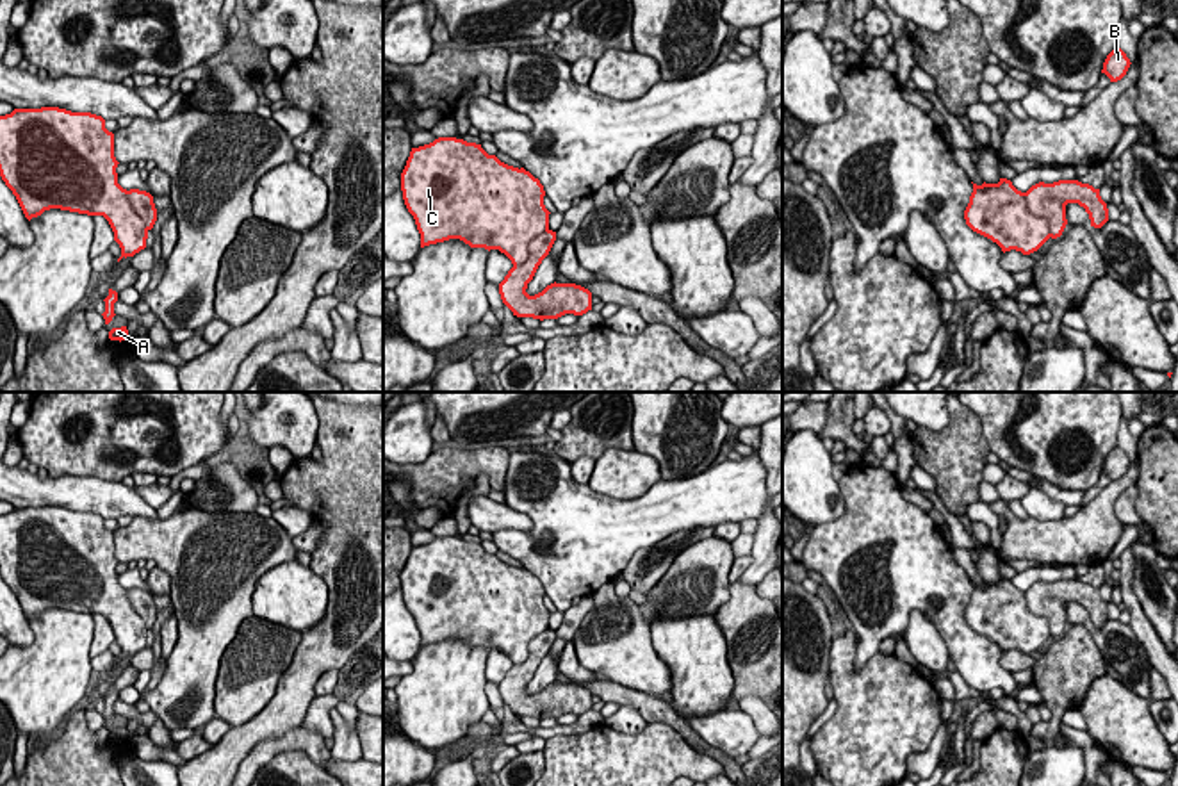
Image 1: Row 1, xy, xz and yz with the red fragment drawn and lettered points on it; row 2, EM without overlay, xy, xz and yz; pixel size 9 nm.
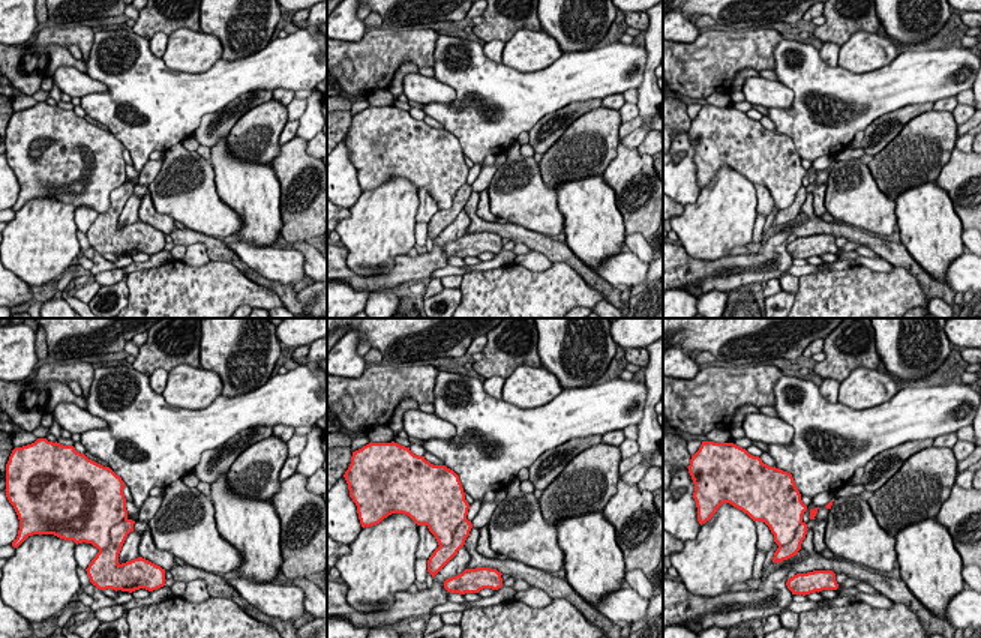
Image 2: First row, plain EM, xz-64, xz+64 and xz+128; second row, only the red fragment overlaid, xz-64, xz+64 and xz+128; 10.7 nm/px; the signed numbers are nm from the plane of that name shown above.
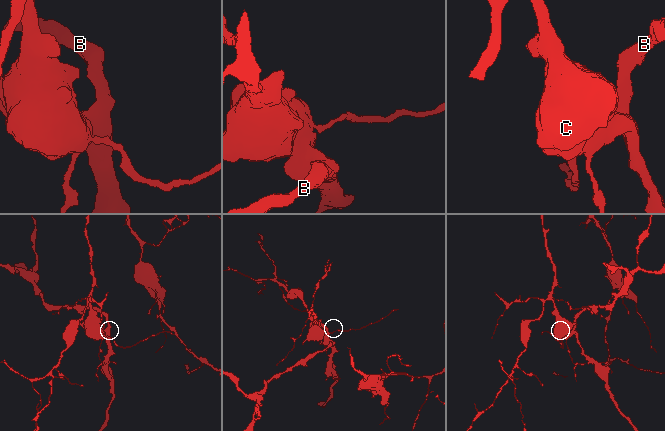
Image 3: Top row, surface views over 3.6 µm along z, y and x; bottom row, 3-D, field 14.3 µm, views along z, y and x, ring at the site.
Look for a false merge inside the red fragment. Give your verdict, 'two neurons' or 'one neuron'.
two neurons

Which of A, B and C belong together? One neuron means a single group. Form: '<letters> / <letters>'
A C / B

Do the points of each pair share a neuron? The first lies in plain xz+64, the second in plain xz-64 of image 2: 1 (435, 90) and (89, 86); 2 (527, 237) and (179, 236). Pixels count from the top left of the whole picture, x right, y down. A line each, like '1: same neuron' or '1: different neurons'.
1: same neuron
2: same neuron

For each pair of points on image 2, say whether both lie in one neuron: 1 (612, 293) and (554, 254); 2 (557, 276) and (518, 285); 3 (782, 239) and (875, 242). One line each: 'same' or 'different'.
1: same
2: same
3: different

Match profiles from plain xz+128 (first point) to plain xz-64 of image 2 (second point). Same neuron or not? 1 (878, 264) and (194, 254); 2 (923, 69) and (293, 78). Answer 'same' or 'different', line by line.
1: same
2: same

